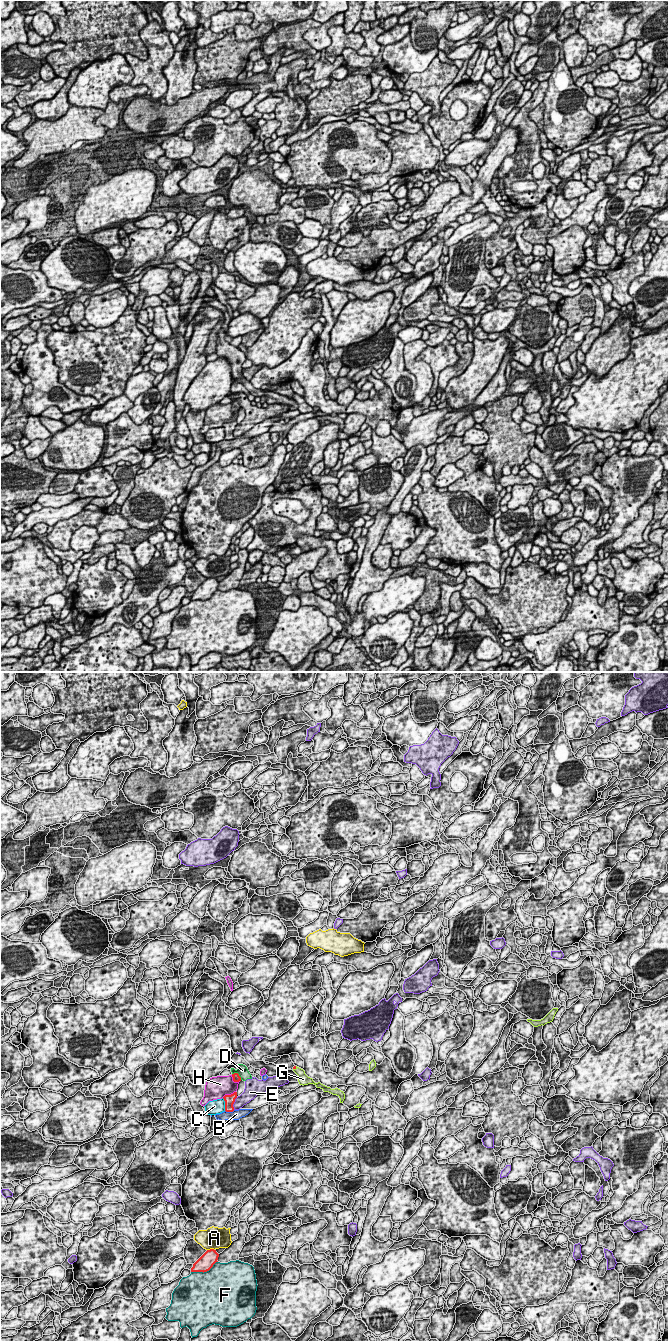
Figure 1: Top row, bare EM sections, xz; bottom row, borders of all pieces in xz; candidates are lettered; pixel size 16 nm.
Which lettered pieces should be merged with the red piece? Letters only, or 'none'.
G

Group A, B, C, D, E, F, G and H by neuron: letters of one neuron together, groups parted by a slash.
A / B / C / D E / F / G / H

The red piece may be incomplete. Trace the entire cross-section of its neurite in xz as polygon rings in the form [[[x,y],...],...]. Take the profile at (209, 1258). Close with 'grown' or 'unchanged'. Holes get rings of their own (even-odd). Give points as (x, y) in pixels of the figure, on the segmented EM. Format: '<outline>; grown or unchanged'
[[[214,1249],[207,1250],[191,1268],[191,1272],[207,1272],[218,1262],[219,1254]]]; unchanged

